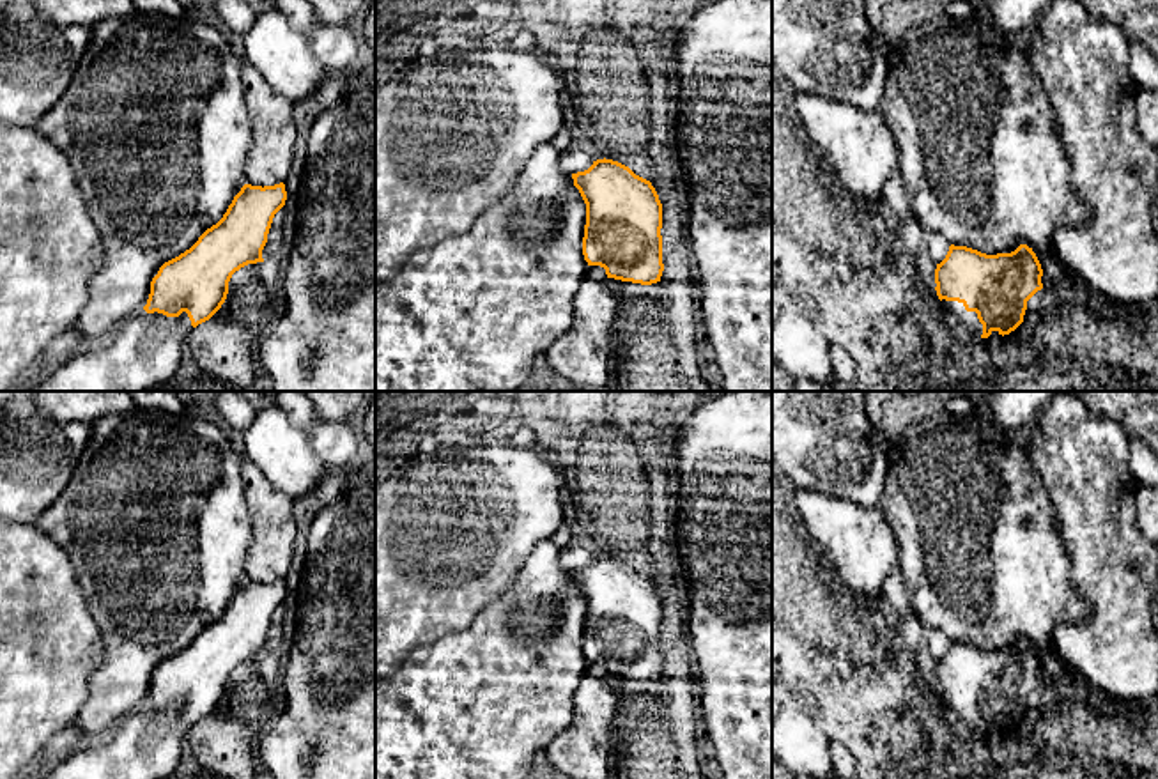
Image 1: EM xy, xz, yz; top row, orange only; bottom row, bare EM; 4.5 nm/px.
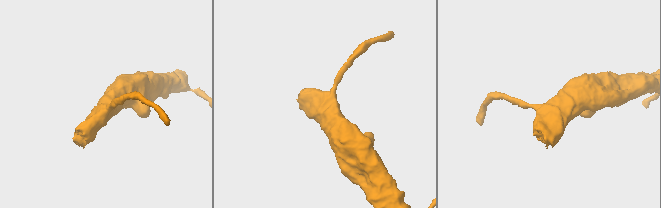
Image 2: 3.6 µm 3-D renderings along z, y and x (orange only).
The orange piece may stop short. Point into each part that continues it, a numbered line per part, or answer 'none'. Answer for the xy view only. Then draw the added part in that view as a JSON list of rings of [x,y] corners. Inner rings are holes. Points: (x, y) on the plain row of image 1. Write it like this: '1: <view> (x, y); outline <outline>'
1: xy (147, 744); outline [[[142,705],[108,738],[85,744],[67,760],[55,761],[46,779],[168,779],[191,728],[186,708],[166,713]]]

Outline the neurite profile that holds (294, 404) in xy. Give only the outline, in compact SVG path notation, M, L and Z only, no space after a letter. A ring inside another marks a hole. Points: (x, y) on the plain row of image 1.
M262 391L287 414L299 428L312 430L320 420L315 405L301 391Z

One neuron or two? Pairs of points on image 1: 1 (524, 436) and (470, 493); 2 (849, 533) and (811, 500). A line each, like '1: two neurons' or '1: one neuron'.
1: two neurons
2: one neuron

